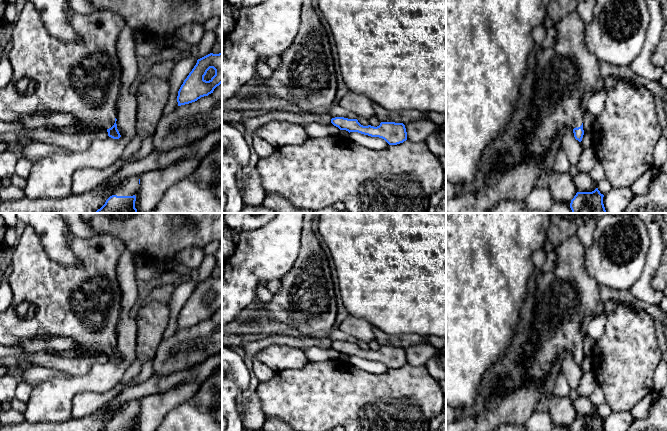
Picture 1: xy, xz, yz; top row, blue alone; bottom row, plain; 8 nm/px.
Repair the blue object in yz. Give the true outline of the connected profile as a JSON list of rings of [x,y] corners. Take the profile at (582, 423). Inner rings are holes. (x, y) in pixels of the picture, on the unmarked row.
[[[598,412],[592,416],[577,416],[570,431],[604,431],[603,421]]]

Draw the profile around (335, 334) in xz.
[[[332,329],[328,336],[324,337],[332,342],[335,341],[344,341],[348,343],[357,343],[357,339],[353,336],[350,336],[340,329]]]

